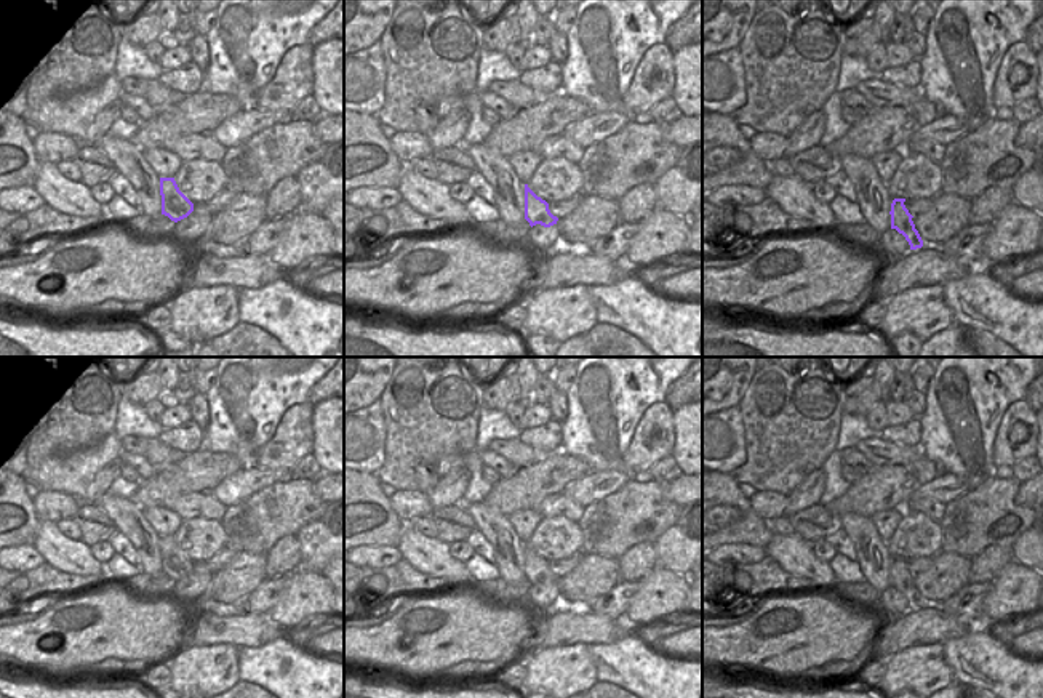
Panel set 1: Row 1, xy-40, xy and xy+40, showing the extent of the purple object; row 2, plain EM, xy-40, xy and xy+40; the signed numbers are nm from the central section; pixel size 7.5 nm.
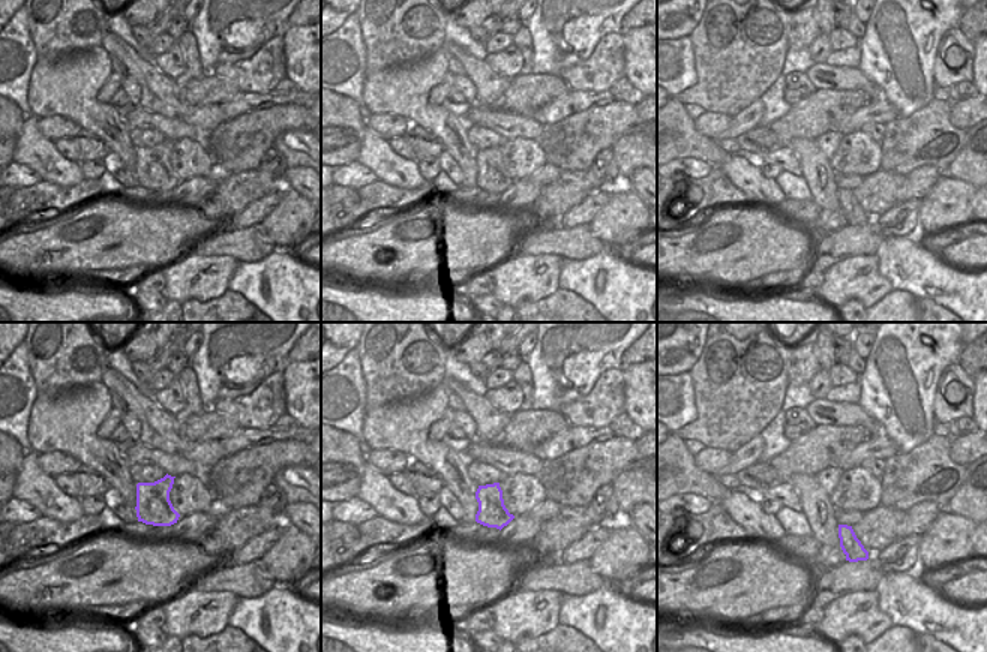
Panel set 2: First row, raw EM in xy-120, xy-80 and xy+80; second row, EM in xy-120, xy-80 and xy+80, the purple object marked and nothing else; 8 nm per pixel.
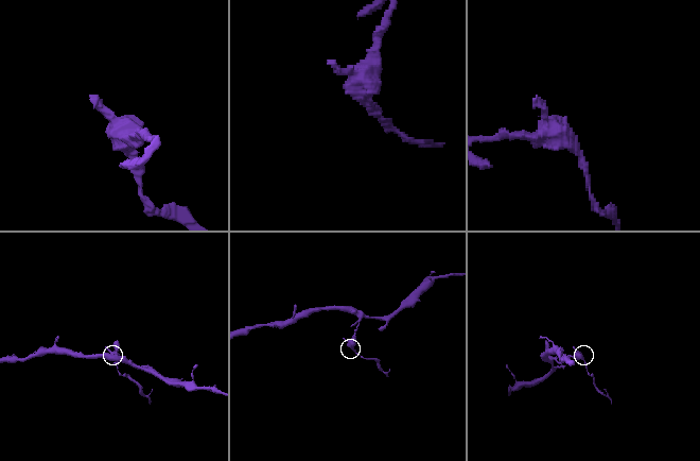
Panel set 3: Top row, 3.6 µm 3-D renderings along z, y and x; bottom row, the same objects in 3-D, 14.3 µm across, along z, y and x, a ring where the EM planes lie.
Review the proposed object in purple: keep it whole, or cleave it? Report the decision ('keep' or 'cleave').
cleave

